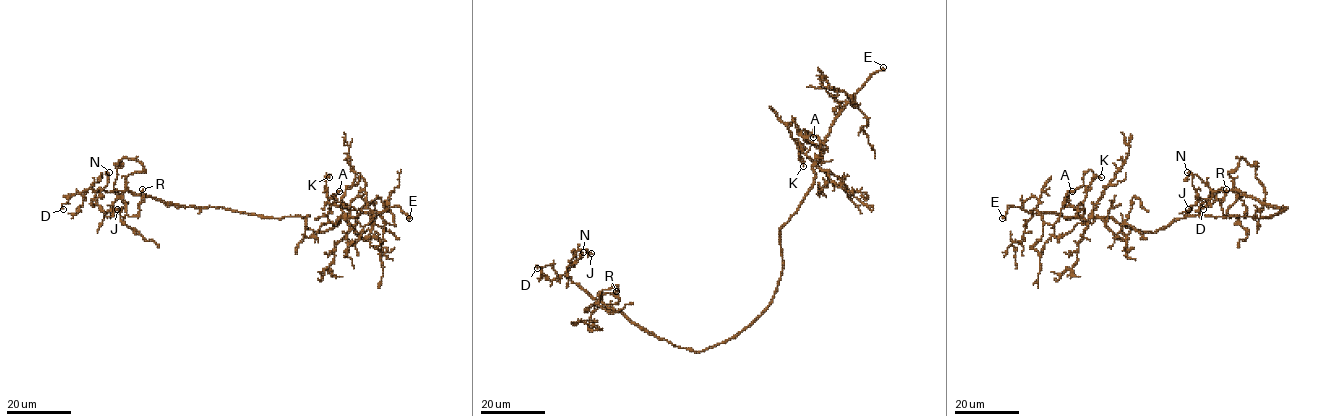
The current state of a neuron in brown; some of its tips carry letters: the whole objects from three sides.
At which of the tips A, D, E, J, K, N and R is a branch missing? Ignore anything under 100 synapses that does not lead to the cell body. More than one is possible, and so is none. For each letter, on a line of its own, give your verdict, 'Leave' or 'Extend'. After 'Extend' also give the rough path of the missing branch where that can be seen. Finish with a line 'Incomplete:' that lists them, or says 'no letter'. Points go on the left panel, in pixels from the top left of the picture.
A: Leave
D: Leave
E: Extend. Course of what is missing: (409, 218), (407, 234), (401, 234), (362, 214), (312, 205)
J: Leave
K: Leave
N: Leave
R: Leave
Incomplete: E

